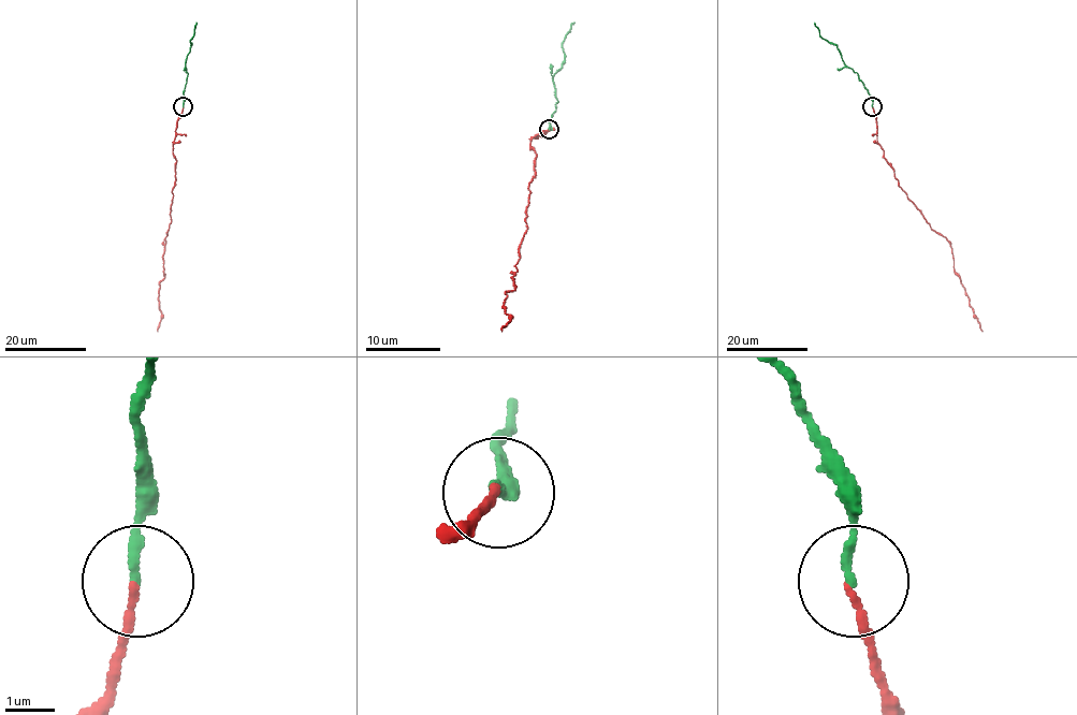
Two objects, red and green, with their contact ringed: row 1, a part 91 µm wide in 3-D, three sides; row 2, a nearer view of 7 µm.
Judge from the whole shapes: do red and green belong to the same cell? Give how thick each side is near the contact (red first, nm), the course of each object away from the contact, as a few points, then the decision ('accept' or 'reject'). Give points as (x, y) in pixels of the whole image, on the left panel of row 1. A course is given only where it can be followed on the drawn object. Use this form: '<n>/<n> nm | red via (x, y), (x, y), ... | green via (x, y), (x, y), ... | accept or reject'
160/200 nm | red via (183, 106), (173, 150), (175, 186), (162, 254), (164, 277), (159, 290), (161, 316), (158, 332) | green via (183, 106), (187, 78), (185, 63), (195, 22) | accept

